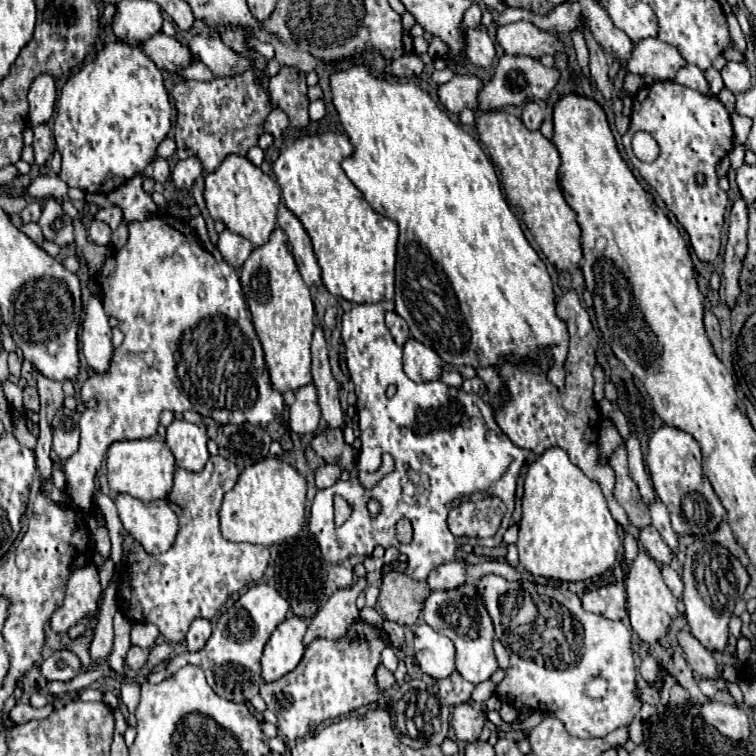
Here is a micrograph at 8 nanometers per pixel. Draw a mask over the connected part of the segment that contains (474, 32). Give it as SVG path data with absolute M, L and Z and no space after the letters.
M464 29L466 33L466 57L472 61L476 67L490 69L494 61L494 43L488 37L486 31L480 29Z

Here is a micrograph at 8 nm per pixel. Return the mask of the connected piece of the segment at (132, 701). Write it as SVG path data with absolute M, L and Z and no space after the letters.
M122 681L120 683L120 695L122 695L122 701L124 705L128 707L129 716L127 723L130 726L136 726L136 717L134 715L136 710L136 703L140 701L140 685L136 681Z

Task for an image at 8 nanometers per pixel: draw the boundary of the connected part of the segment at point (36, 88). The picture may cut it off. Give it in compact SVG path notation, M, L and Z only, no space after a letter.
M44 73L38 75L28 91L28 103L30 103L30 125L36 127L40 123L46 123L54 113L56 103L56 83L54 77Z

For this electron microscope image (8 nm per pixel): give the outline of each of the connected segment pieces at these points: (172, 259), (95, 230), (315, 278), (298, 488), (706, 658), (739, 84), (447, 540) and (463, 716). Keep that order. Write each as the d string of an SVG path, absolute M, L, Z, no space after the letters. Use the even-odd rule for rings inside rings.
M164 217L128 223L128 241L104 263L98 285L104 291L104 311L108 317L118 319L124 341L114 349L110 371L106 375L90 373L80 391L84 403L94 397L98 399L98 407L86 409L80 415L80 447L66 461L66 493L72 507L86 517L92 511L92 497L96 491L94 477L108 447L116 441L154 437L164 409L174 413L196 411L204 417L212 417L218 425L266 425L284 411L282 393L270 385L264 353L252 327L238 273L224 261L216 261L198 243L192 231L178 231L170 227Z
M92 221L92 225L90 225L90 229L88 229L88 235L90 235L90 239L96 243L96 245L110 245L110 235L112 235L112 231L110 231L110 227L104 223L104 221Z
M284 203L278 205L278 227L284 229L284 233L288 235L292 255L298 263L300 275L306 281L306 285L308 287L312 287L314 283L320 285L320 267L318 267L316 255L312 251L310 237L308 237L304 225L300 223L300 219Z
M268 457L256 465L248 465L236 485L224 495L220 509L222 535L228 541L244 541L258 545L282 543L290 537L296 537L306 523L306 481L304 477L288 463Z
M688 627L678 631L678 645L686 653L686 661L692 667L692 671L696 671L704 679L718 679L718 671L716 671L718 665L716 665L712 653L708 649L704 649L704 645L700 645L700 641L696 641L692 637Z
M728 61L722 67L722 79L724 85L734 93L744 93L750 87L750 71L744 63L738 61Z
M380 301L380 303L364 303L364 305L354 305L352 307L352 311L348 311L348 313L344 313L342 315L342 341L344 345L346 345L346 350L345 350L345 357L346 357L346 363L348 363L348 372L350 379L356 383L356 397L358 397L358 401L356 401L356 409L358 409L358 417L360 417L360 431L362 431L362 435L360 435L360 441L362 441L362 449L360 449L360 457L358 457L358 463L356 463L356 469L354 469L354 473L350 473L350 479L348 481L340 481L340 483L336 483L336 485L332 485L332 487L328 487L328 489L322 489L322 491L318 491L316 493L316 497L314 497L314 503L312 503L312 509L310 509L310 519L308 519L308 529L310 529L310 533L316 537L316 541L318 541L318 545L320 545L320 549L322 549L322 555L324 555L324 559L328 561L328 563L340 563L340 561L344 561L344 559L348 559L350 555L362 555L362 557L366 557L366 555L372 555L372 549L374 549L374 545L382 545L382 547L400 547L400 543L396 541L396 535L394 535L394 527L396 527L396 523L400 521L400 519L410 519L410 523L412 523L412 529L414 529L414 537L412 537L412 541L410 541L410 545L406 545L406 555L408 555L408 575L412 577L412 579L420 579L420 581L426 581L426 577L428 577L428 573L432 571L432 569L436 569L436 565L440 565L440 561L454 561L456 559L456 549L458 549L458 537L454 537L454 535L450 535L450 529L448 529L448 525L446 525L446 517L448 517L448 511L452 509L452 505L454 505L454 501L456 499L468 499L468 497L472 497L472 495L476 495L476 493L484 493L484 495L496 495L496 497L500 497L502 501L504 501L504 505L508 507L508 511L506 511L506 515L504 515L504 519L502 519L502 525L500 525L500 528L498 531L496 531L496 535L494 537L482 539L480 542L478 542L477 539L473 539L473 545L476 543L479 543L481 545L488 545L488 547L496 547L496 545L500 545L502 543L502 535L504 535L504 531L508 529L508 521L510 521L510 515L512 515L512 511L514 511L514 491L516 491L516 477L518 477L518 471L520 471L520 467L522 467L522 463L524 463L524 459L526 459L526 451L522 451L520 447L516 447L506 435L504 435L504 431L498 427L498 423L496 423L496 415L494 415L494 409L488 405L488 403L484 403L478 395L474 395L474 393L466 393L466 391L462 391L462 389L454 389L454 387L448 387L448 385L444 385L442 381L428 381L428 383L414 383L412 379L408 379L406 377L406 373L402 371L402 347L398 347L394 341L392 341L392 335L390 335L390 331L388 331L388 327L384 325L384 313L386 313L386 309L390 311L390 309L394 309L394 303L392 301ZM390 383L394 383L396 385L396 395L392 397L392 399L388 399L384 393L386 393L386 389L388 389L388 385ZM384 453L390 453L392 455L392 459L394 459L394 471L392 473L388 473L386 477L382 477L382 481L372 489L372 491L364 491L364 487L358 483L358 471L378 471L380 469L380 465L382 465L382 455ZM334 495L340 495L340 497L344 497L348 503L350 503L350 507L352 507L352 513L350 513L350 517L346 519L346 523L344 525L336 525L334 523L334 503L332 503L332 499L334 499ZM370 499L376 499L380 505L382 505L382 511L376 515L376 517L372 517L370 515L370 511L366 509L366 505L368 505L368 501Z
M460 703L454 707L452 727L460 741L466 741L466 743L478 741L482 729L484 729L484 721L486 721L484 713L478 707L474 707L472 703Z

